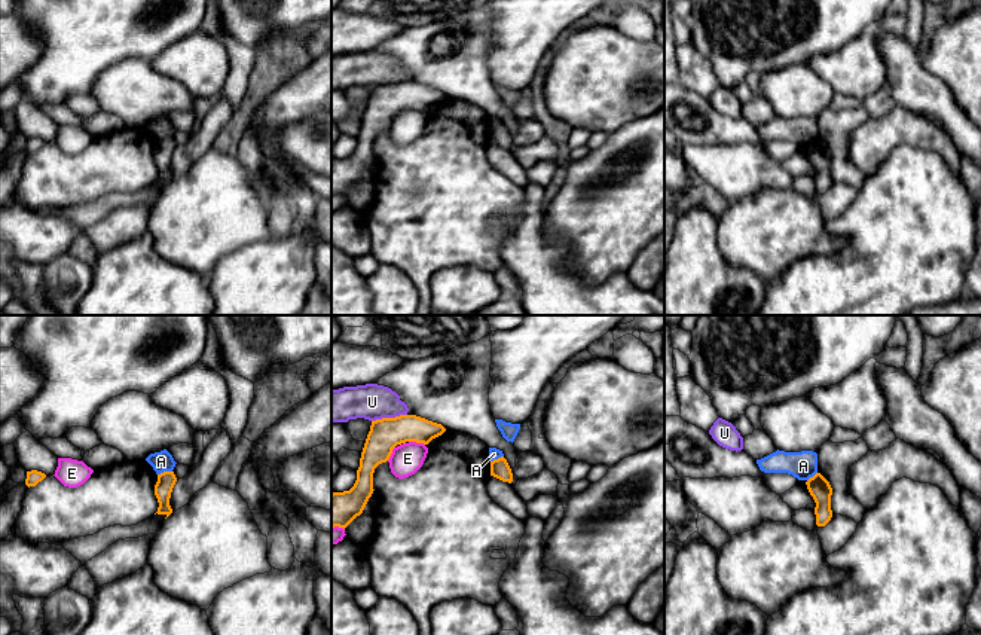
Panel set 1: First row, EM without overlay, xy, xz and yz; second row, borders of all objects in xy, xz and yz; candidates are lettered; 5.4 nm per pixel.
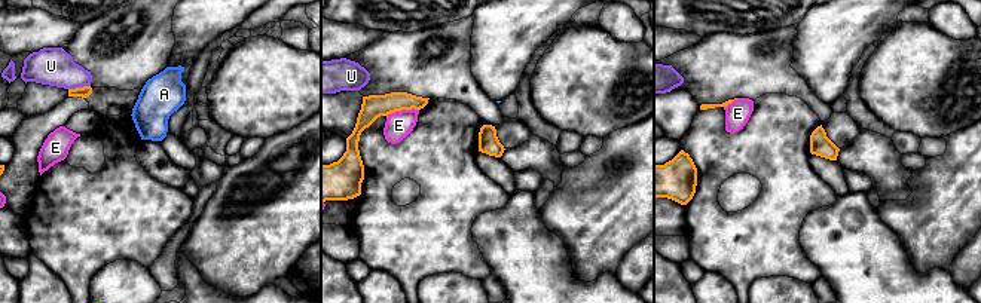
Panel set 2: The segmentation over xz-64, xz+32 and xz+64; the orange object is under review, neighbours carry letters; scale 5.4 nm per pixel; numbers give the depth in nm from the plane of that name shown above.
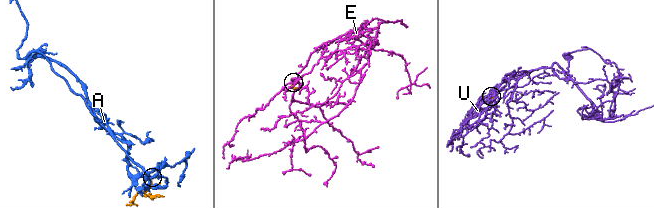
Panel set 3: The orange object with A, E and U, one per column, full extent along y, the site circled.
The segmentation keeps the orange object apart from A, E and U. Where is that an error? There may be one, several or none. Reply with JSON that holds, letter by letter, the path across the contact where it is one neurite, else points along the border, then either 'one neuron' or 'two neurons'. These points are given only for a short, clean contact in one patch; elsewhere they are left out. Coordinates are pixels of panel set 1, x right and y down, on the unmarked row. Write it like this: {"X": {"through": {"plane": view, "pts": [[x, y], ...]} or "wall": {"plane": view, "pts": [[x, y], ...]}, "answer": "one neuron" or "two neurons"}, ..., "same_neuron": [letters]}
{"A": {"wall": {"plane": "xy", "pts": [[171, 137], [164, 137], [158, 142]]}, "answer": "two neurons"}, "E": {"answer": "two neurons"}, "U": {"wall": {"plane": "xz", "pts": [[406, 81], [372, 88]]}, "answer": "two neurons"}, "same_neuron": []}

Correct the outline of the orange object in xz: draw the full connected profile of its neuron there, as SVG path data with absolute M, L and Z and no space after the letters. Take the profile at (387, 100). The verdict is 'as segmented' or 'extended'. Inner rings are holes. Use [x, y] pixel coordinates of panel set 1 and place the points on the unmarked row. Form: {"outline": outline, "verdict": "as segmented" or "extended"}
{"outline": "M400 82L372 88L354 153L349 158L331 161L331 195L339 193L345 196L363 180L375 158L375 135L389 126L397 112L406 109L428 112L444 98L446 95L441 91L416 82Z", "verdict": "as segmented"}

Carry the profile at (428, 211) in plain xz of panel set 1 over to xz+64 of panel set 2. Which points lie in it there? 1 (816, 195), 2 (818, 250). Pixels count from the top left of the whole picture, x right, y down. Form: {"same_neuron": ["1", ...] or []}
{"same_neuron": ["1"]}

